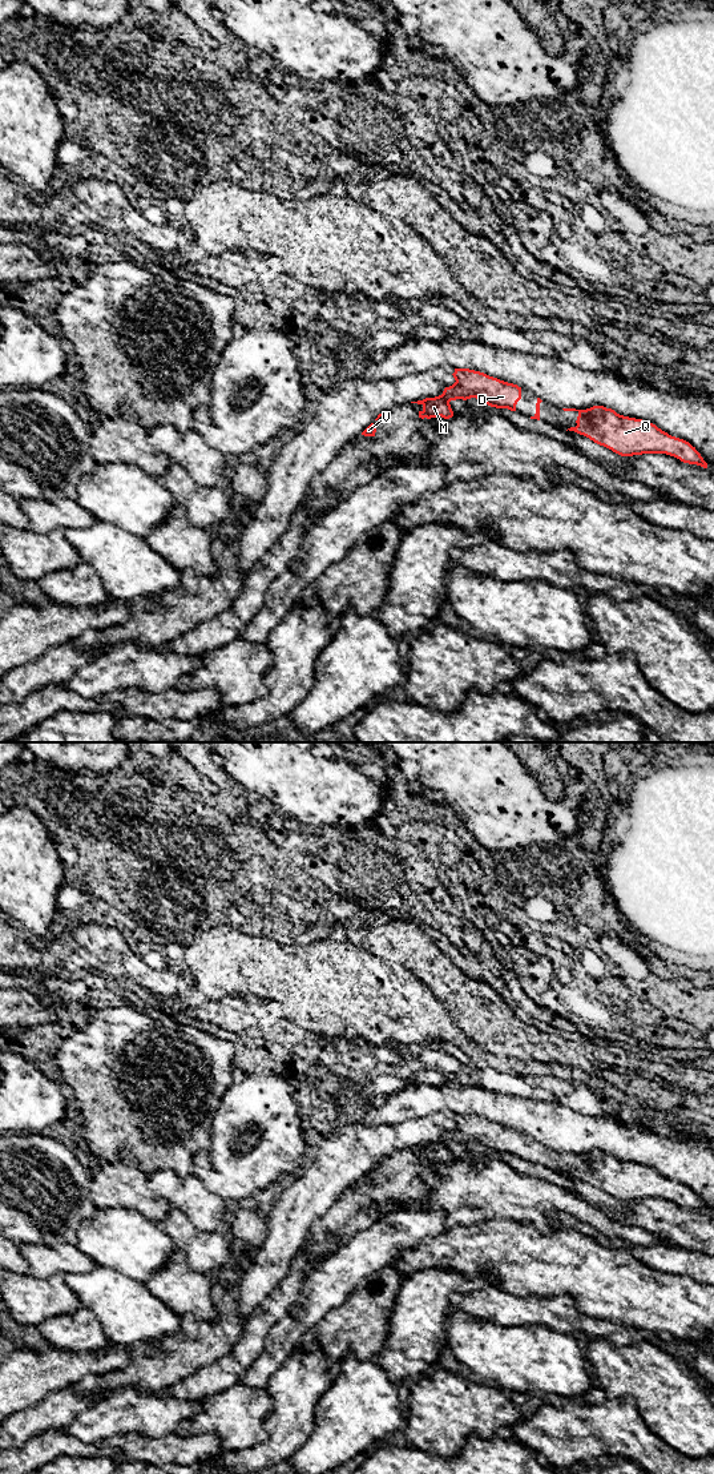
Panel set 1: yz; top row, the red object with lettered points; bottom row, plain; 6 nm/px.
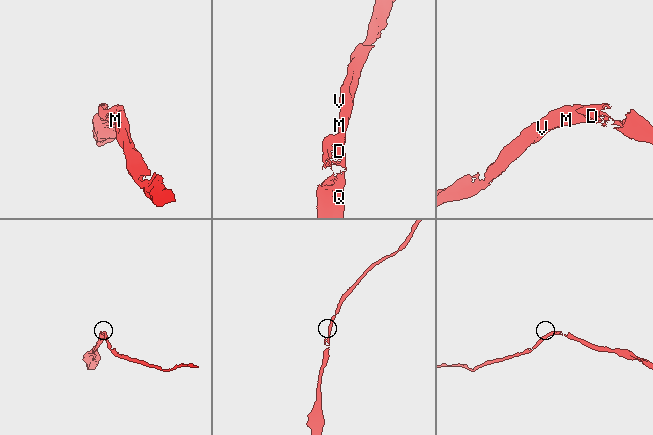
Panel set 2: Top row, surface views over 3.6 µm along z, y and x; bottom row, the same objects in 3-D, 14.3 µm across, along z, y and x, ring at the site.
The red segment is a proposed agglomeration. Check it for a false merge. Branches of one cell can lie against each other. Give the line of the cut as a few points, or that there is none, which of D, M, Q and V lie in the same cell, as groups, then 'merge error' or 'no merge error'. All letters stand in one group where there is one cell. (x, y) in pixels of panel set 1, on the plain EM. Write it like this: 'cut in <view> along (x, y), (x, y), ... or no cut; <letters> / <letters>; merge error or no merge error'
no cut; D M Q V; no merge error

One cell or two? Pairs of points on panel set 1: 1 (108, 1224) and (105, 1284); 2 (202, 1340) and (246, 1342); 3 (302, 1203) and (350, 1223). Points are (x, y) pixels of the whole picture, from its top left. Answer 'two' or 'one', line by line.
1: two
2: two
3: two

